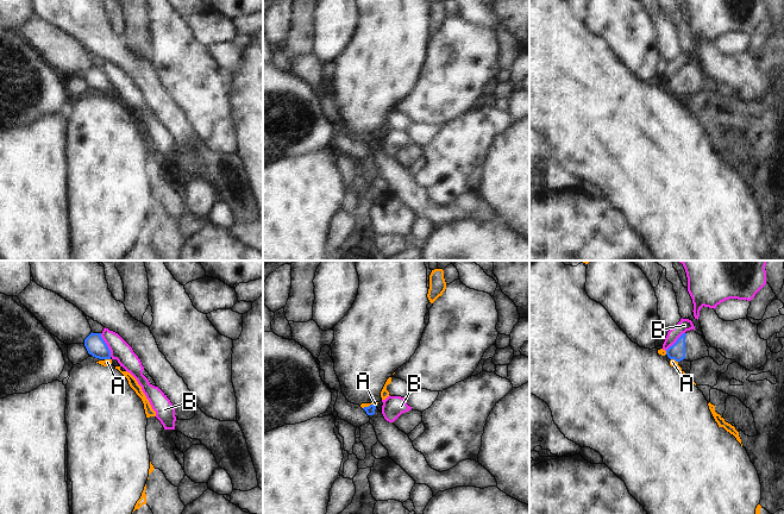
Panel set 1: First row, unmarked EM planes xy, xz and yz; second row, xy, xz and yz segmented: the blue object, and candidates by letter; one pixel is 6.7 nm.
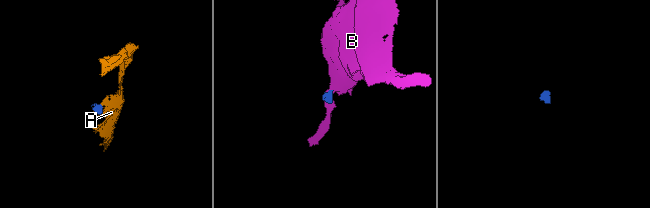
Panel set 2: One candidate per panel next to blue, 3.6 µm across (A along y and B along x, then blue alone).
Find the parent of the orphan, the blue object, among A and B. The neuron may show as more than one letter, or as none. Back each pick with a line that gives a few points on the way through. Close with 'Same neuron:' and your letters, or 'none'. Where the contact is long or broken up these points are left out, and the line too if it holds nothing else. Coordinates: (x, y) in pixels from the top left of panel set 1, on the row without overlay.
Same neuron: none

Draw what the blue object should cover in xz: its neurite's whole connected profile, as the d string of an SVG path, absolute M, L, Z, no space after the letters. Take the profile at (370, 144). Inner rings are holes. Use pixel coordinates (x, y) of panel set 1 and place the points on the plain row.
M377 139L363 142L372 149L370 157L374 159L378 175L388 183L389 192L400 199L415 218L426 218L435 230L457 220L488 221L497 220L495 211L478 195L465 193L447 205L439 206L432 202L425 189L416 184L408 168L400 164L394 156L384 152Z

